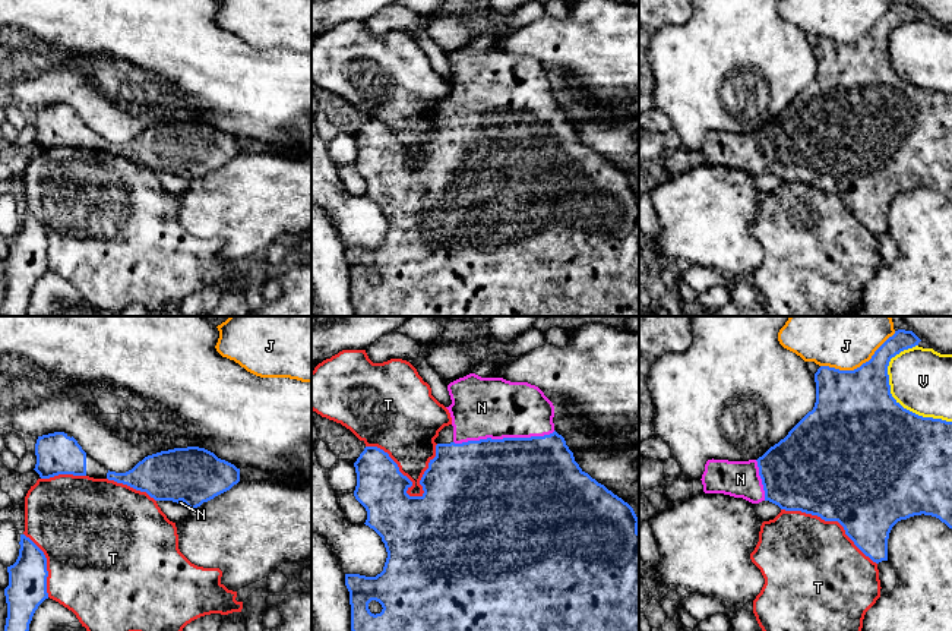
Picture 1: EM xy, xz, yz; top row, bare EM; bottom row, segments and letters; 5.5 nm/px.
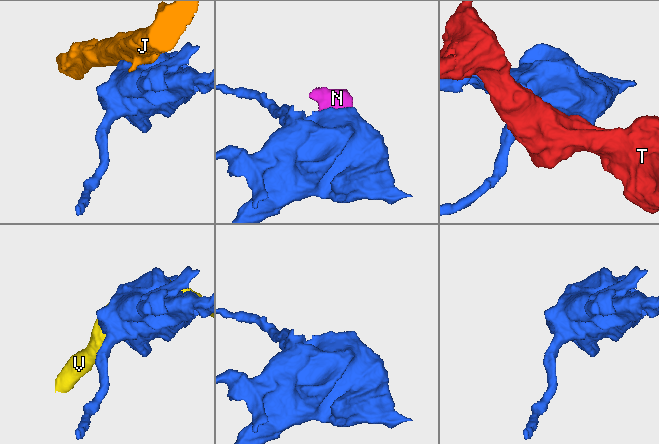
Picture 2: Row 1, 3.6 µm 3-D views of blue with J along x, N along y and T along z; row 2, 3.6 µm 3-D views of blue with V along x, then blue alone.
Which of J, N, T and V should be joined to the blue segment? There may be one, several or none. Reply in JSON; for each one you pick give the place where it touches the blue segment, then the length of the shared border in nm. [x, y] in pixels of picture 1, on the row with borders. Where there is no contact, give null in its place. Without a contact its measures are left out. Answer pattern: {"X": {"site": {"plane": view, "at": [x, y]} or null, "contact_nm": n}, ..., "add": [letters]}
{"N": {"site": {"plane": "xz", "at": [503, 438]}, "contact_nm": 550}, "add": ["N"]}

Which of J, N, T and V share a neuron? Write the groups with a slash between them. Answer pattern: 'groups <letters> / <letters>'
groups J / N / T / V

